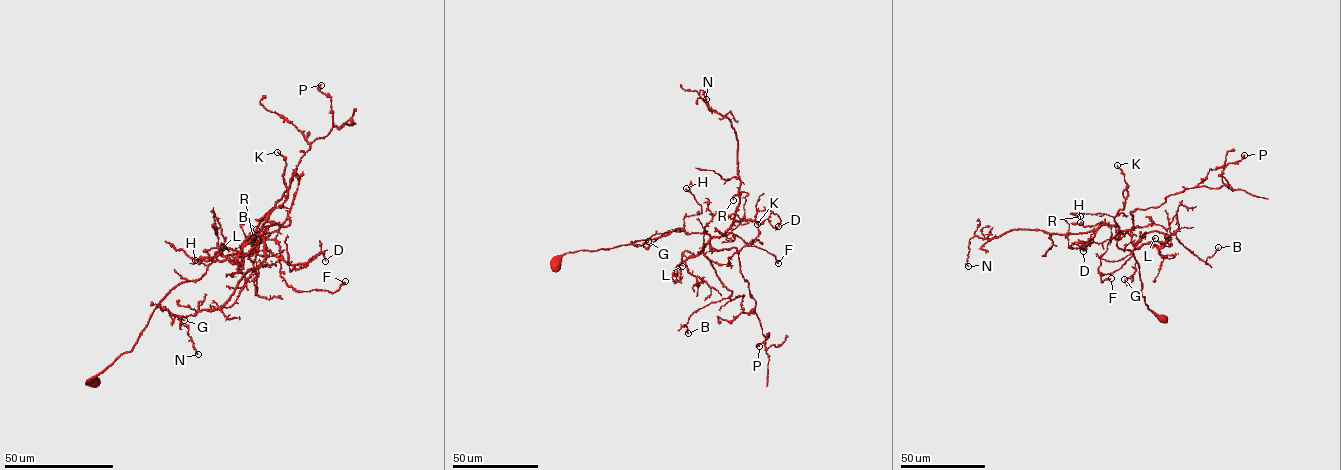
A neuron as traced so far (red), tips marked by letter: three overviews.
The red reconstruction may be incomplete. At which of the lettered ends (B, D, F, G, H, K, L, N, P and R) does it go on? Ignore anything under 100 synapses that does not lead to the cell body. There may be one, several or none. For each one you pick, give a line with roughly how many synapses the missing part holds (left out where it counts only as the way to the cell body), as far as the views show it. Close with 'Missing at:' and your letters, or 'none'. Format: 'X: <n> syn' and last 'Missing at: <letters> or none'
Missing at: none

